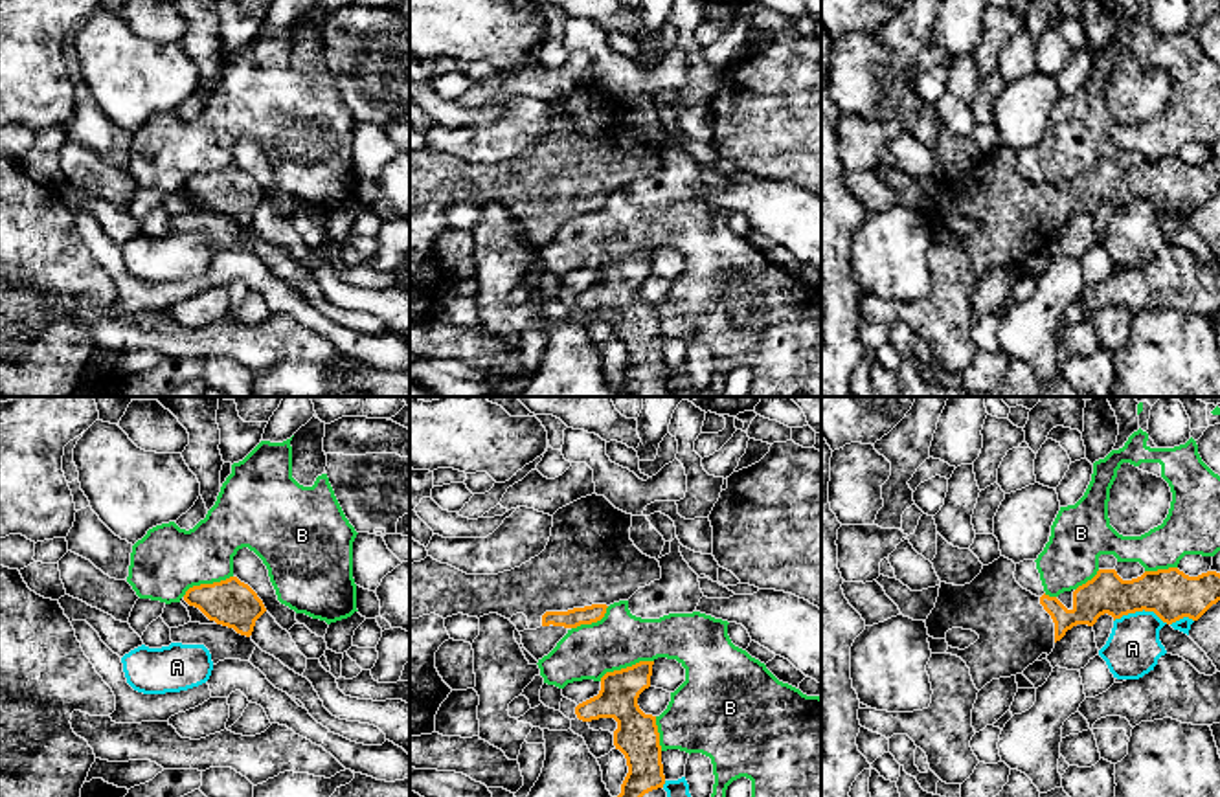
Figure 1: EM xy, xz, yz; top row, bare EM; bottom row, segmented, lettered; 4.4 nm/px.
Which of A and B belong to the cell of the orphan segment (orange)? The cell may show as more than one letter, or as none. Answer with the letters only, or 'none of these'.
none of these

